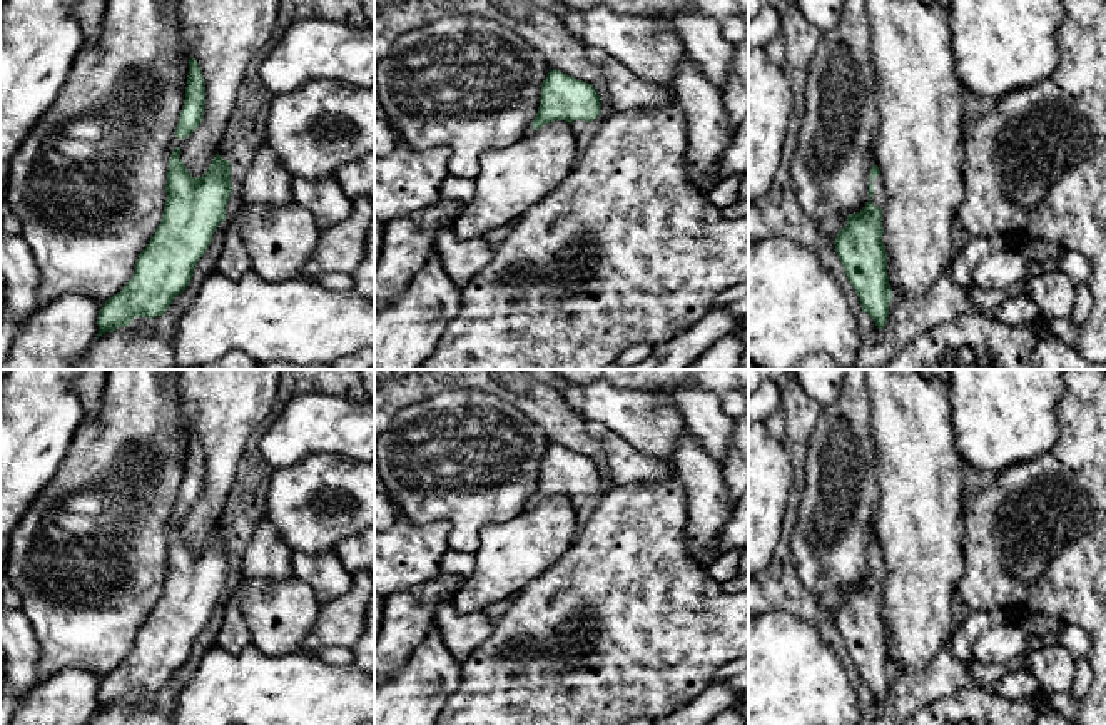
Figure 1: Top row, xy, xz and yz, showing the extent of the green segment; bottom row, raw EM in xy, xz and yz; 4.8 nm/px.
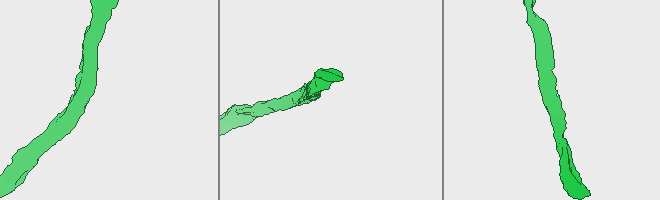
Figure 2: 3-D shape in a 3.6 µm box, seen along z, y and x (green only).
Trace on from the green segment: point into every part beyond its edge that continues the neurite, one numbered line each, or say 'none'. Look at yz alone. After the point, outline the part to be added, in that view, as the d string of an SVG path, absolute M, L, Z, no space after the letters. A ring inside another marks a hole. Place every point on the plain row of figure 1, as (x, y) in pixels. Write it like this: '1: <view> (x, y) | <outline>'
1: yz (879, 568) | M877 550L877 551L872 555L872 560L874 560L872 578L874 578L875 581L884 581L884 580L885 580L885 565L884 565L882 551Z

